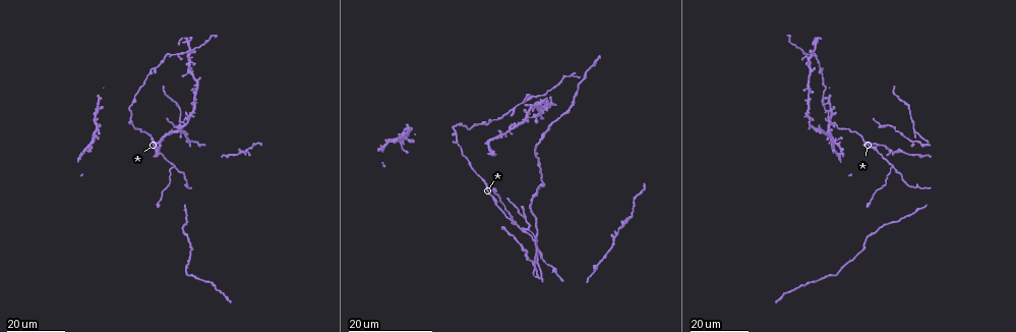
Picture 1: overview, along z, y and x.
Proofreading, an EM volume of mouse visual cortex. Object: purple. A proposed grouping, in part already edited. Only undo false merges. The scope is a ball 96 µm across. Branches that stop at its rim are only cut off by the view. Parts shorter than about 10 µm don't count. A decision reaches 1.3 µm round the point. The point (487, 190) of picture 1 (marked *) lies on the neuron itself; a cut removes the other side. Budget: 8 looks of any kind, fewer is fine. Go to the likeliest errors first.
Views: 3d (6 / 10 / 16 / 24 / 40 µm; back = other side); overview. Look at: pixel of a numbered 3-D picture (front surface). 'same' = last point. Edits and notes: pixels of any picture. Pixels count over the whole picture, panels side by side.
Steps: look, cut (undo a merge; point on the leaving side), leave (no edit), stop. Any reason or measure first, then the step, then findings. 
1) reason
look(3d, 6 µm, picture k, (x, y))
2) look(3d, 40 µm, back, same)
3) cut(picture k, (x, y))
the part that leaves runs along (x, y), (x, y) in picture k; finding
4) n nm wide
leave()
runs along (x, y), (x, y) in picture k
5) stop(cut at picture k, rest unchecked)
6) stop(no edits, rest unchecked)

small branch off a trunk
look(3d, 16 µm, picture 1, (520, 225))

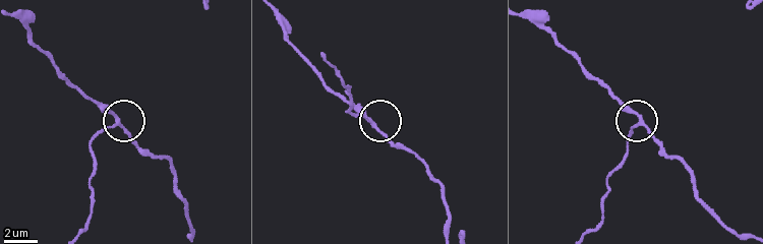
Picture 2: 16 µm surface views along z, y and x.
zoom in
look(3d, 6 µm, picture 2, (373, 124))

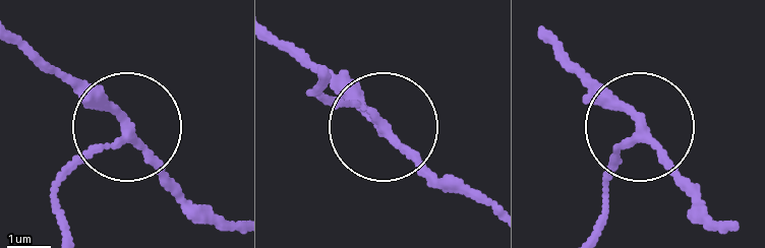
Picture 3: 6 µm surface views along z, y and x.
3 arms
leave()
runs along (549, 36), (630, 116), (608, 188) in picture 3; continuous, no second neuron

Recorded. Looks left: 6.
four-way junction
look(3d, 24 µm, picture 1, (808, 60))

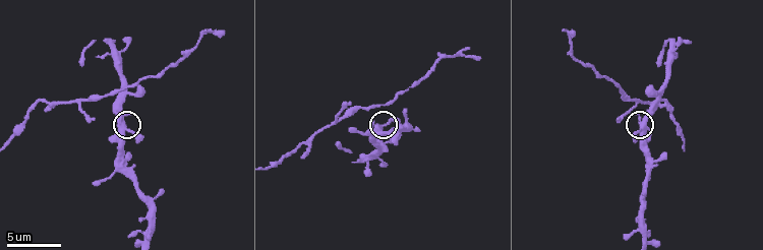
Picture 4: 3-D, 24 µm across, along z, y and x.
look(3d, 6 µm, picture 4, (643, 120))

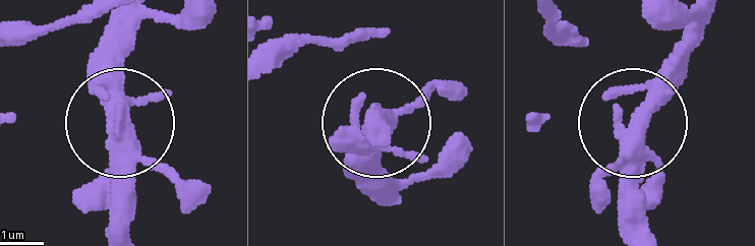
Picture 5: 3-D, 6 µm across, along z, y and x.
leave()
runs along (585, 46), (552, 24), (629, 116), (701, 39) in picture 5; all the same neuron

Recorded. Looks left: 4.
thin arm on a thick one
look(3d, 24 µm, picture 1, (529, 231))

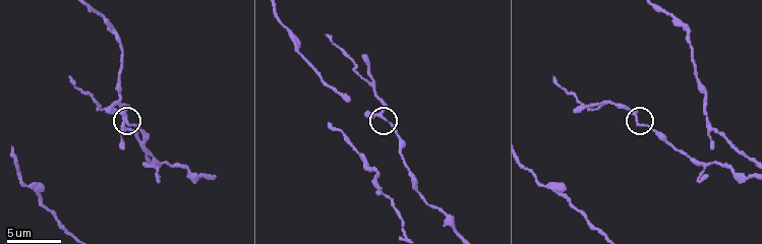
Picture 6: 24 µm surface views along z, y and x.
look(3d, 6 µm, picture 6, (126, 118))

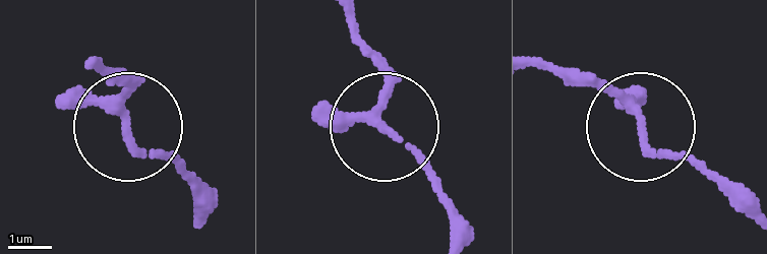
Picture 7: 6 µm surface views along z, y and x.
leave()
one neuron here

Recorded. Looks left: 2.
three-way junction
look(3d, 16 µm, picture 4, (80, 102))

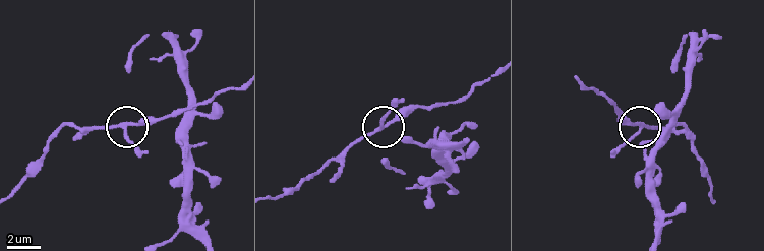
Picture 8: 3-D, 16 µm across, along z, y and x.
look(3d, 16 µm, back, picture 8, (382, 126))

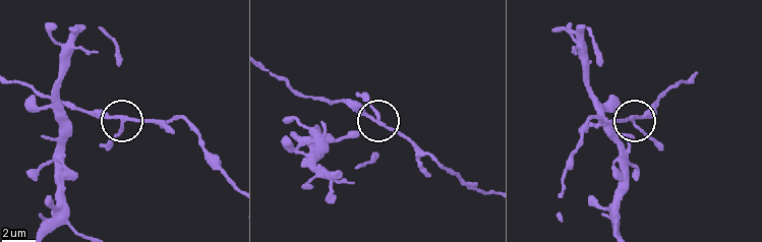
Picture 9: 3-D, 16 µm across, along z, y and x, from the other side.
leave()
runs along (489, 192), (450, 174), (348, 99) in picture 9; all the same neuron

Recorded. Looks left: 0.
stop(no edits, rest unchecked)

